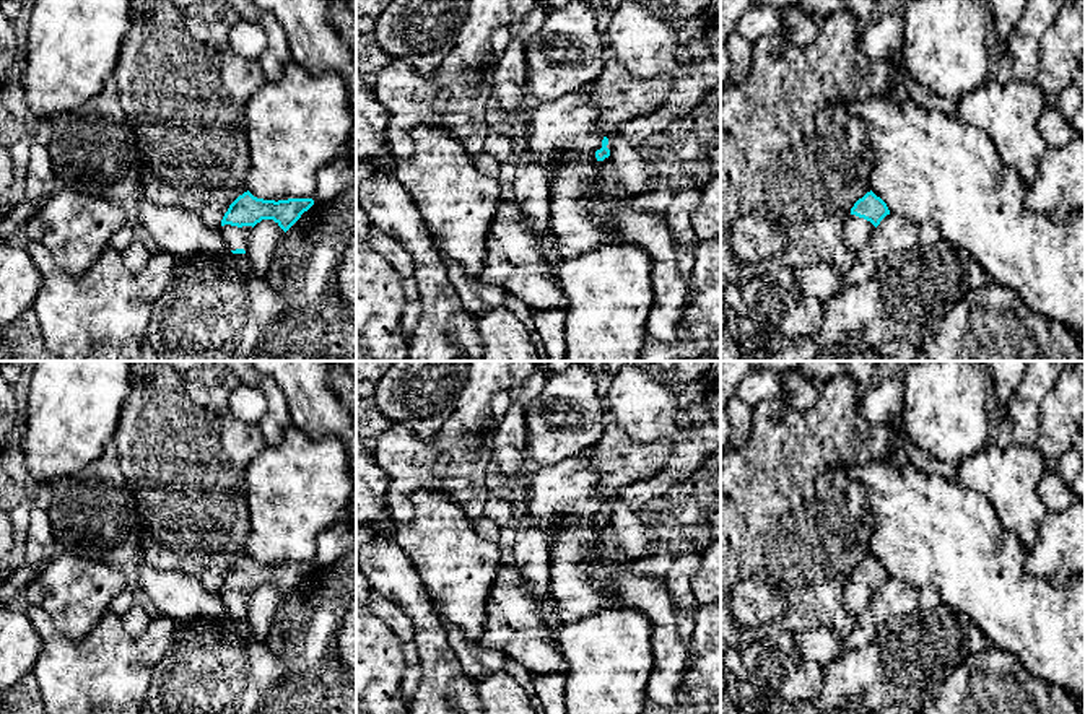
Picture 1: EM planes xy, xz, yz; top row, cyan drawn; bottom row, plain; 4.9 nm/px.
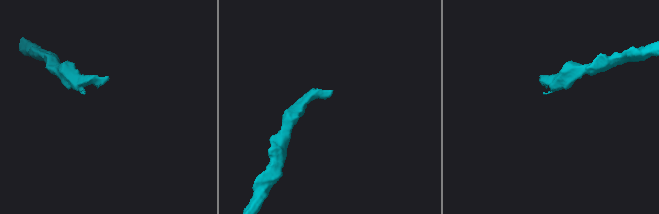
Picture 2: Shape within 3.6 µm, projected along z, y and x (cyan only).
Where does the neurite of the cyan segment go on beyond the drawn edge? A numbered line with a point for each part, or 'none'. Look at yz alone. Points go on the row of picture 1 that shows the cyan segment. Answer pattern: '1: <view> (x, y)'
1: yz (858, 231)

